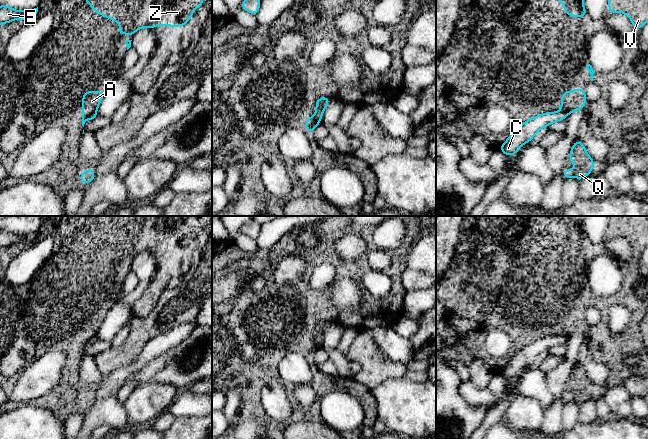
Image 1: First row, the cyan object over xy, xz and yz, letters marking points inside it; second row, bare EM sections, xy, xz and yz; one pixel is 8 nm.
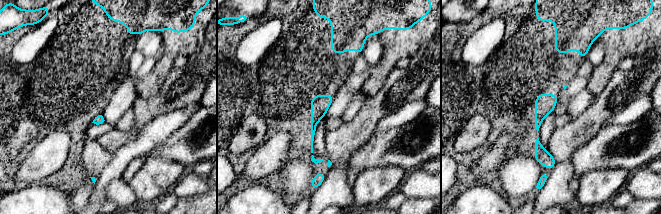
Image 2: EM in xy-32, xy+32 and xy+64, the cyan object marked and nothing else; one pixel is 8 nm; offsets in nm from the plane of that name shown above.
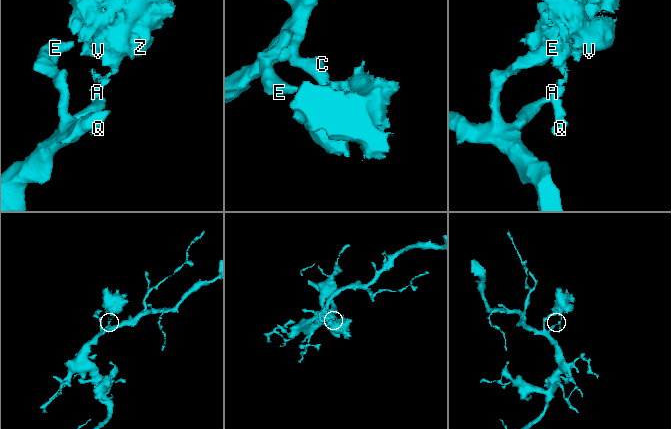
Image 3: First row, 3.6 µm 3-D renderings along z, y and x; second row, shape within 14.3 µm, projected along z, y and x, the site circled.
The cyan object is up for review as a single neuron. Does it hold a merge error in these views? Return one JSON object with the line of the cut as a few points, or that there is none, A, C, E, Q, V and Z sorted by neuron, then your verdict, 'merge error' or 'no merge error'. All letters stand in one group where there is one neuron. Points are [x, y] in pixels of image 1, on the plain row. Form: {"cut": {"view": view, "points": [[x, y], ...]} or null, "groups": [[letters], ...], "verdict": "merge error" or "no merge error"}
{"cut": {"view": "xz", "points": [[314, 340], [318, 347]]}, "groups": [["A", "Q", "V", "Z"], ["C", "E"]], "verdict": "merge error"}

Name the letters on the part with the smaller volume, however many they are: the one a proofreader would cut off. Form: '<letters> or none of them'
A, Q, V, Z

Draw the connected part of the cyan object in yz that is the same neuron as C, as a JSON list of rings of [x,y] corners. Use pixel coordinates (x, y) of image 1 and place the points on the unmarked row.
[[[561,335],[537,339],[517,350],[510,361],[498,373],[508,381],[512,380],[518,377],[523,368],[530,366],[540,353],[566,342],[567,338]]]

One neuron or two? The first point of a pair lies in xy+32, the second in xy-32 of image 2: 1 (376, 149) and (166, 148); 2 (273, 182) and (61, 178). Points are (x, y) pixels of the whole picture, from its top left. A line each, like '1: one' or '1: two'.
1: one
2: one

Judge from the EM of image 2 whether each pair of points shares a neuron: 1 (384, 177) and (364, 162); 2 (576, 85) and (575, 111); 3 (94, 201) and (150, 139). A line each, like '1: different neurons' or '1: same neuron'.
1: different neurons
2: different neurons
3: same neuron

